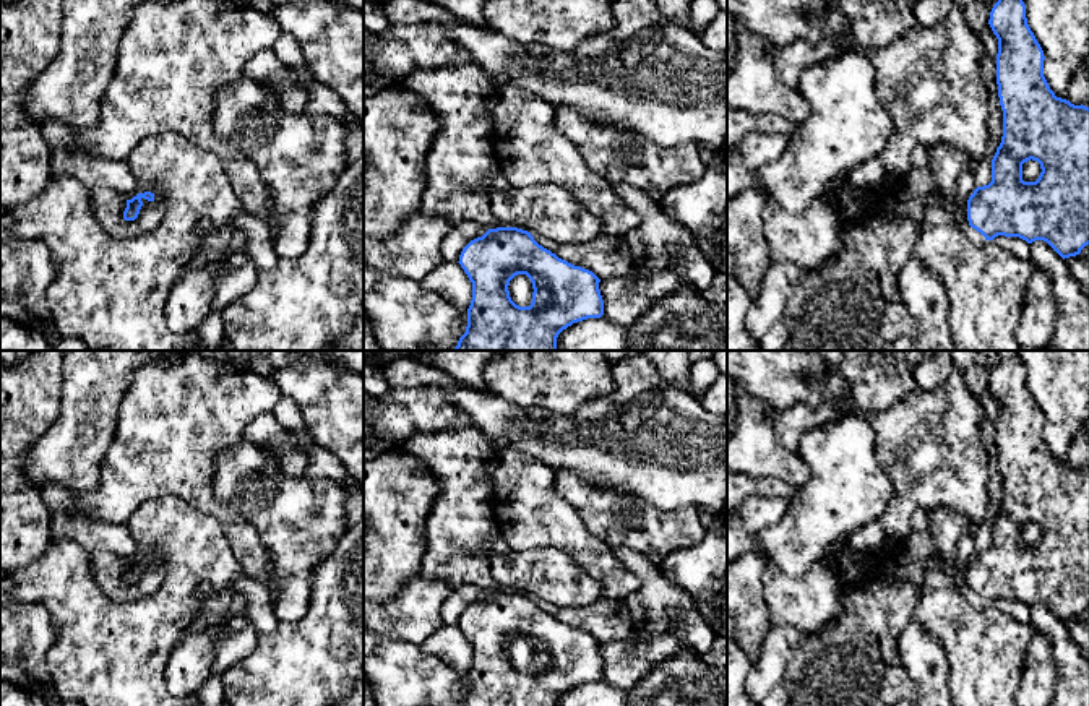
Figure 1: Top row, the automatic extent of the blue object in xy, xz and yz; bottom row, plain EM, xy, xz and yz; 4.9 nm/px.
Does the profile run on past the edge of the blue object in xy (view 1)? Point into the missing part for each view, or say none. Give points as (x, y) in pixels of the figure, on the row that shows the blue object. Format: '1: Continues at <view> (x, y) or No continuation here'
1: No continuation here

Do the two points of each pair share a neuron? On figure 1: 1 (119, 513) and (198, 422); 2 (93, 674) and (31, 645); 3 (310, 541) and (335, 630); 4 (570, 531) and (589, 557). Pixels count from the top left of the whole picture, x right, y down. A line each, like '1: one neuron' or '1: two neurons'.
1: one neuron
2: two neurons
3: two neurons
4: one neuron

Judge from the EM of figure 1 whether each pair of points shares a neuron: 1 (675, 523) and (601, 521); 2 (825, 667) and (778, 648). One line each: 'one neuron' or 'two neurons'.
1: one neuron
2: one neuron

